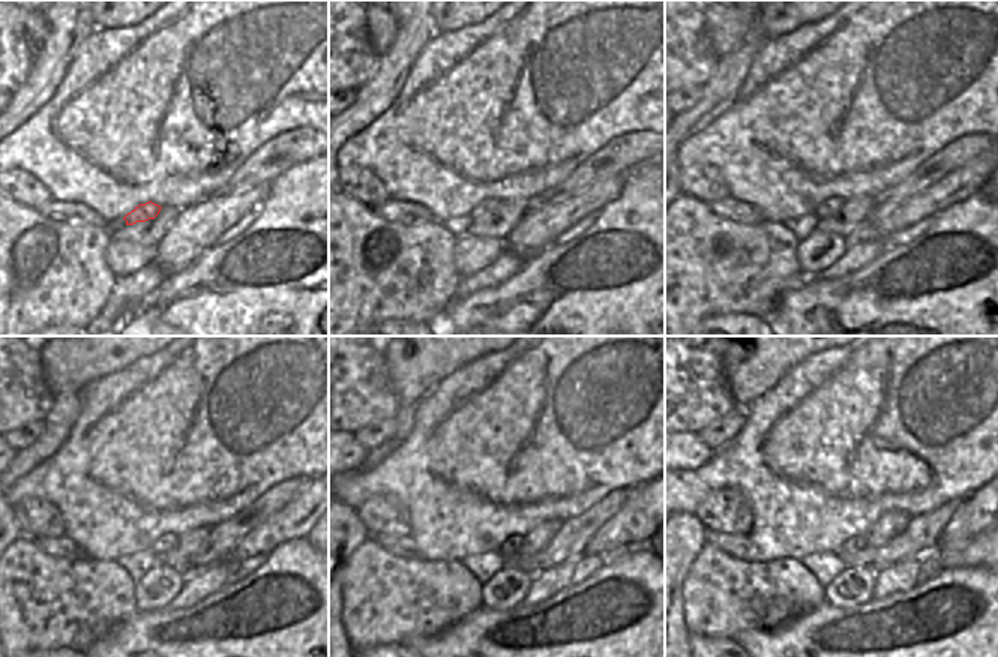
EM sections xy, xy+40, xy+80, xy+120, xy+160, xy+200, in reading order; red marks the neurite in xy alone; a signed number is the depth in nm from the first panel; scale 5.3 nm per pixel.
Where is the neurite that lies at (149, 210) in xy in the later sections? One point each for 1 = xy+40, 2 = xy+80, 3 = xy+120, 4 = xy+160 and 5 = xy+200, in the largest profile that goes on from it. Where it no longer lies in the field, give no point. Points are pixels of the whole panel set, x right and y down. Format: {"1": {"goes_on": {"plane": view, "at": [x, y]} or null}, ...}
{"1": {"goes_on": {"plane": "xy+40", "at": [488, 206]}}, "2": {"goes_on": {"plane": "xy+80", "at": [829, 207]}}, "3": {"goes_on": {"plane": "xy+120", "at": [167, 540]}}, "4": {"goes_on": {"plane": "xy+160", "at": [509, 549]}}, "5": {"goes_on": {"plane": "xy+200", "at": [854, 543]}}}

